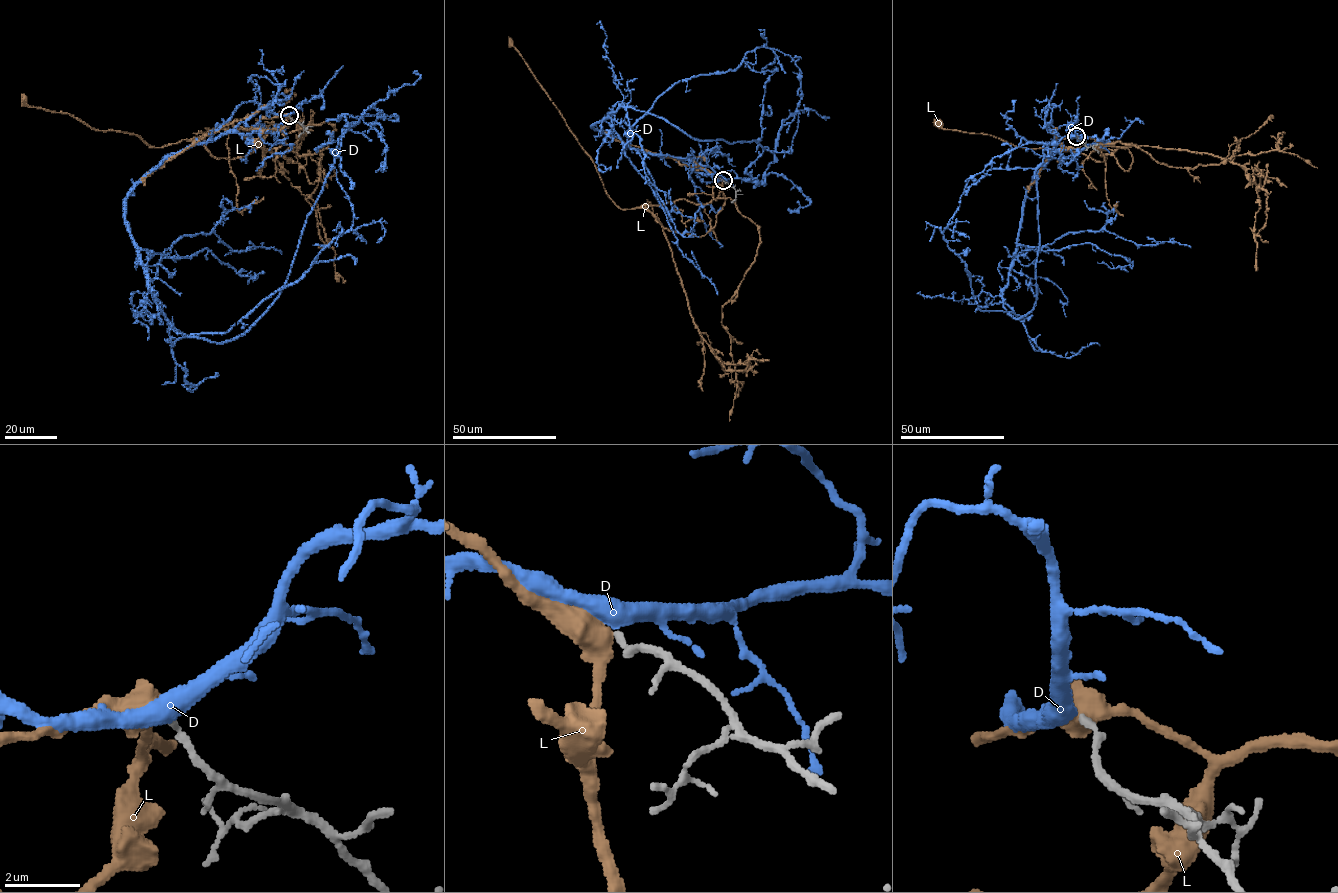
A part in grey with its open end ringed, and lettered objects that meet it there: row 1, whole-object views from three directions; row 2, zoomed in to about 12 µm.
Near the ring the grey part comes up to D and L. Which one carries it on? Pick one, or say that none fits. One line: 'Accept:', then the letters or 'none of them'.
Accept: D

